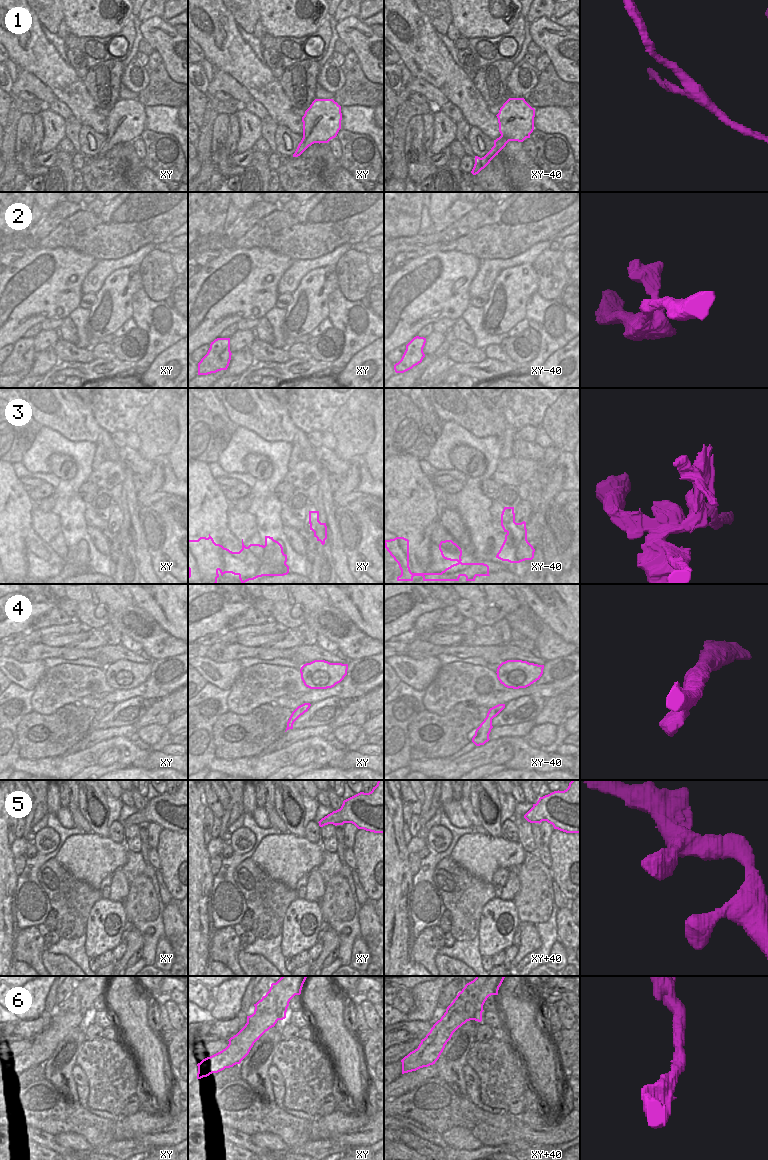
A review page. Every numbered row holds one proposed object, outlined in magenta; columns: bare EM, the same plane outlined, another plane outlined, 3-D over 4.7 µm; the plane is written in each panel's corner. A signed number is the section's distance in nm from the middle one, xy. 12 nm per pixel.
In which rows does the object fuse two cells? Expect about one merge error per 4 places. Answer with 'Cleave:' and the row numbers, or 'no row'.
Cleave: 3.

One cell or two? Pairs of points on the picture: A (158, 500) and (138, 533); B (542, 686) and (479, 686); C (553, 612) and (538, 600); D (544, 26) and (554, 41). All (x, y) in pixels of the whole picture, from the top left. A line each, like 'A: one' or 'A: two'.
A: two
B: one
C: one
D: one

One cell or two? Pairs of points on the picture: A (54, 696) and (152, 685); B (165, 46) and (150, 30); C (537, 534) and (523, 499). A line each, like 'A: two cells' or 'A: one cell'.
A: one cell
B: one cell
C: two cells

